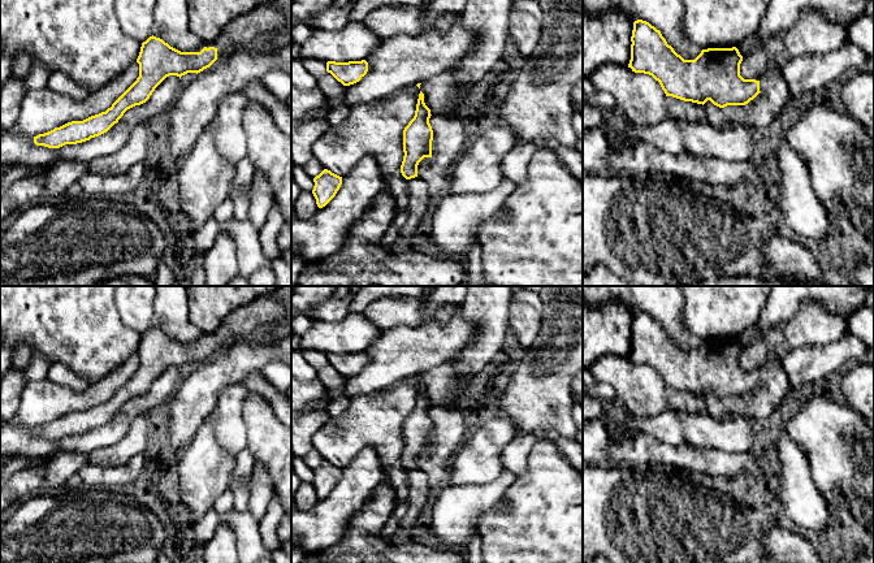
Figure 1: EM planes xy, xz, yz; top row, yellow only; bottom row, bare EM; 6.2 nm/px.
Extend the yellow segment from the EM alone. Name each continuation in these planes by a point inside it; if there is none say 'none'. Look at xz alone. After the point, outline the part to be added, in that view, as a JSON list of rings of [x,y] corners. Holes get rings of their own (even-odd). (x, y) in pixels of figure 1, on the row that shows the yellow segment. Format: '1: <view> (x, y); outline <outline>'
none

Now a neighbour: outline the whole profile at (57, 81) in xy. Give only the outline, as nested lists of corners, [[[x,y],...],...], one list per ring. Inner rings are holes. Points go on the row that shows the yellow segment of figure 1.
[[[52,72],[49,74],[47,87],[52,91],[65,94],[74,100],[83,100],[90,94],[88,88],[74,82],[69,75],[61,72]]]

